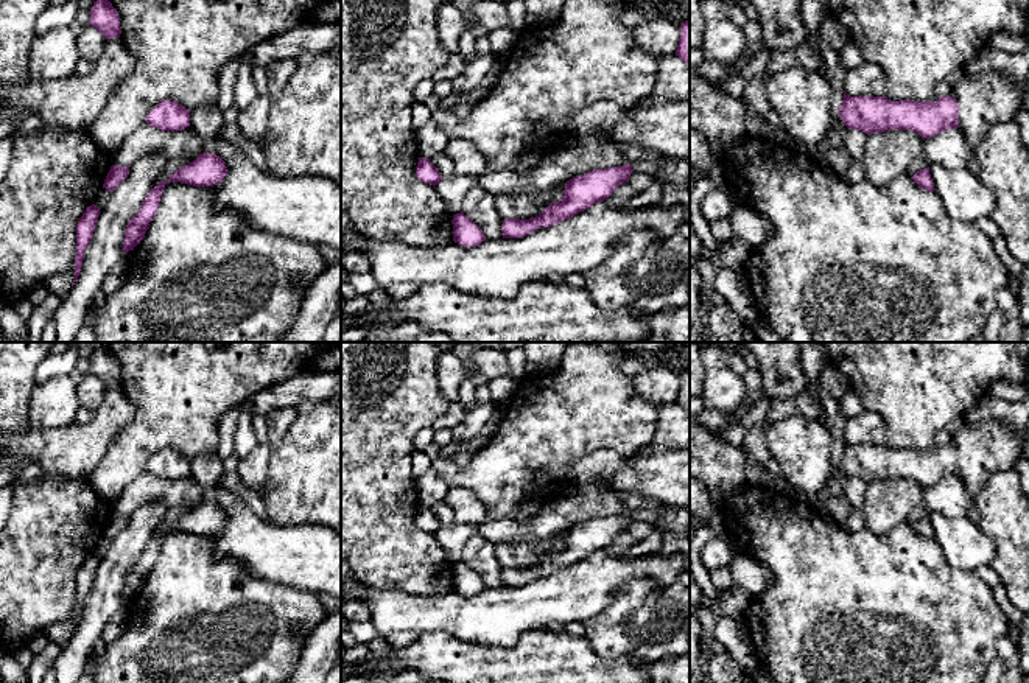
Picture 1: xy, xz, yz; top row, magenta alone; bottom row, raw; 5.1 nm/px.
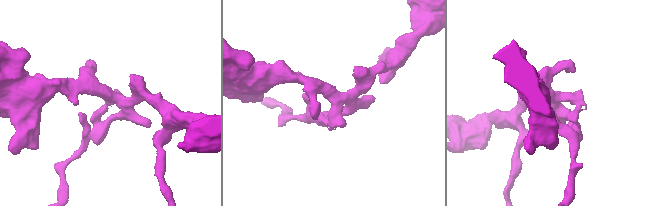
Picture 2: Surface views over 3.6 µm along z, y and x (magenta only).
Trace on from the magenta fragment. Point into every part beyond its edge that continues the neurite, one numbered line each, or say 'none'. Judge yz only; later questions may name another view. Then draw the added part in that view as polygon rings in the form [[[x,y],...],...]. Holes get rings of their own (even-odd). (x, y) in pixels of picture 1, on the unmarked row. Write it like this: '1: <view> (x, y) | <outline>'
1: yz (983, 450) | [[[1004,422],[993,426],[965,423],[956,439],[959,476],[970,492],[975,484],[984,489],[996,471],[1010,468],[1026,445],[1026,436],[1017,439]]]

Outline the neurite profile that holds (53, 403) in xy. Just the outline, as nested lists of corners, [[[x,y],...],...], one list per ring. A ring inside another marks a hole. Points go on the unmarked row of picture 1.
[[[59,375],[45,383],[36,383],[30,395],[30,426],[51,429],[75,423],[79,408],[76,383]]]

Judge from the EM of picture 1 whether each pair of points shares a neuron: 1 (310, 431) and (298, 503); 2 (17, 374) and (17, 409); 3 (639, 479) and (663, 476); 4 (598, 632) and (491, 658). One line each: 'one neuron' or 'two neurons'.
1: one neuron
2: one neuron
3: one neuron
4: two neurons

